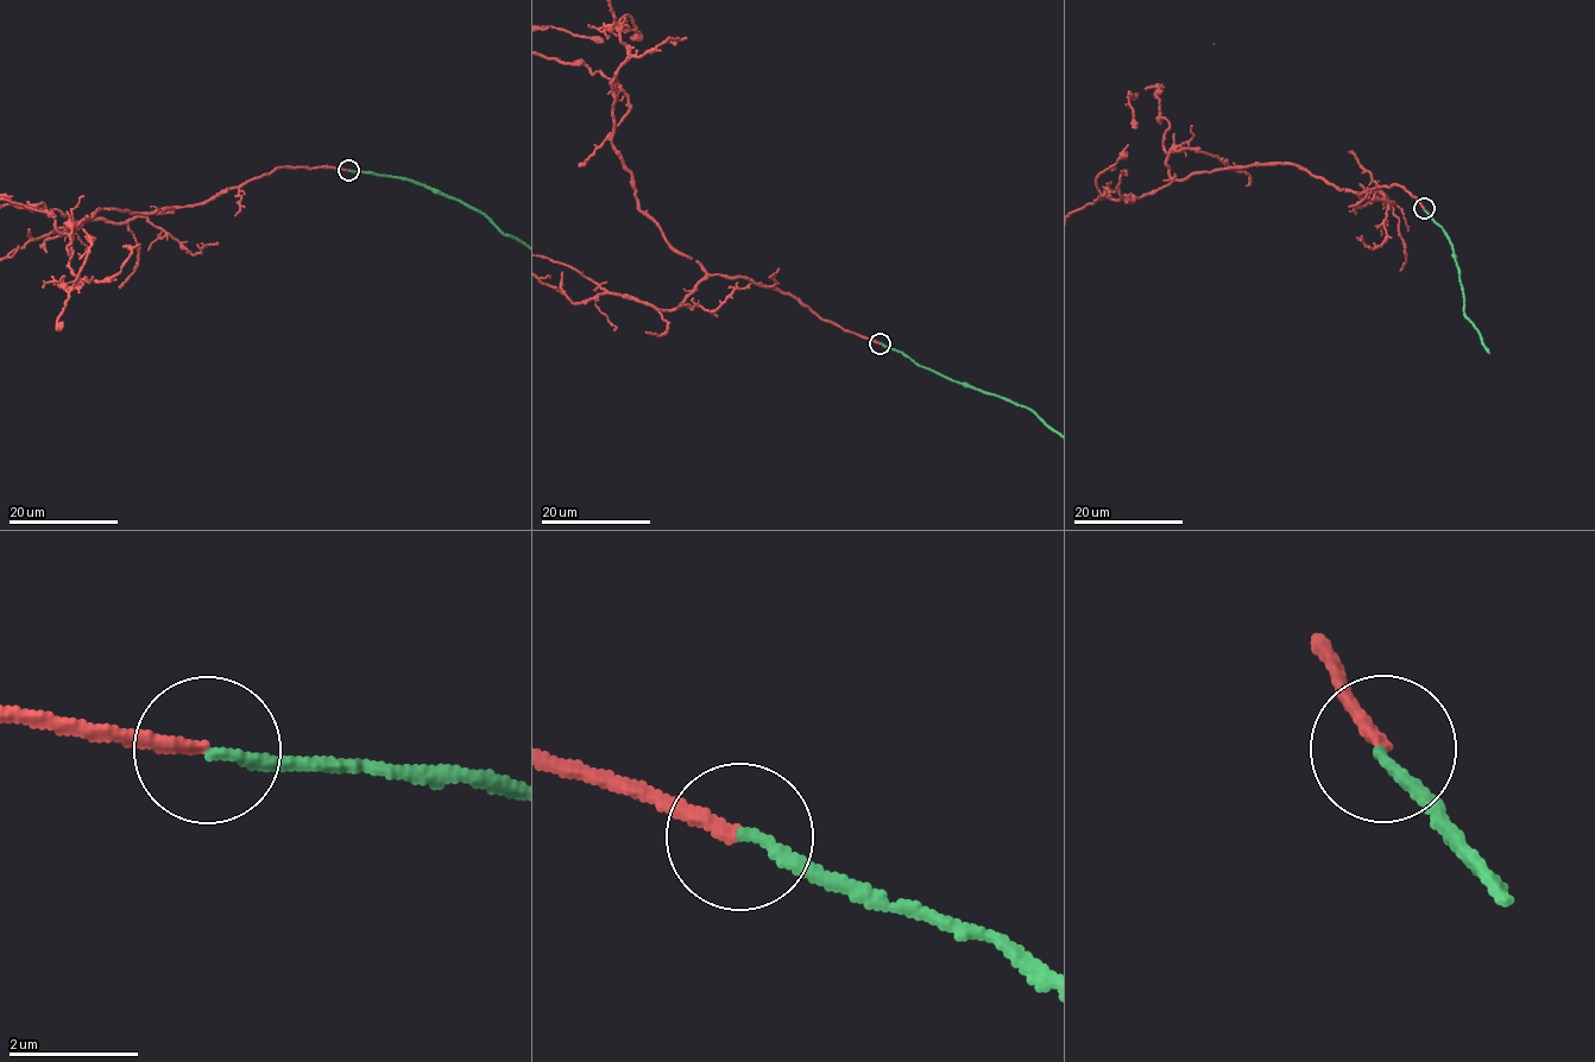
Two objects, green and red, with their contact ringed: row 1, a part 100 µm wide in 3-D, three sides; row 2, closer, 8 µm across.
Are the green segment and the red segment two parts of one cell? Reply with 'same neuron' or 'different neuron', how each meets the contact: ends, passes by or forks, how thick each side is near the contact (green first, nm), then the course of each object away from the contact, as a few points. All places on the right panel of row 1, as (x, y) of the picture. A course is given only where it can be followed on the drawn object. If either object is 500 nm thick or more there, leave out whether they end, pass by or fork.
different neuron | green ends | red ends | 160/200 nm

